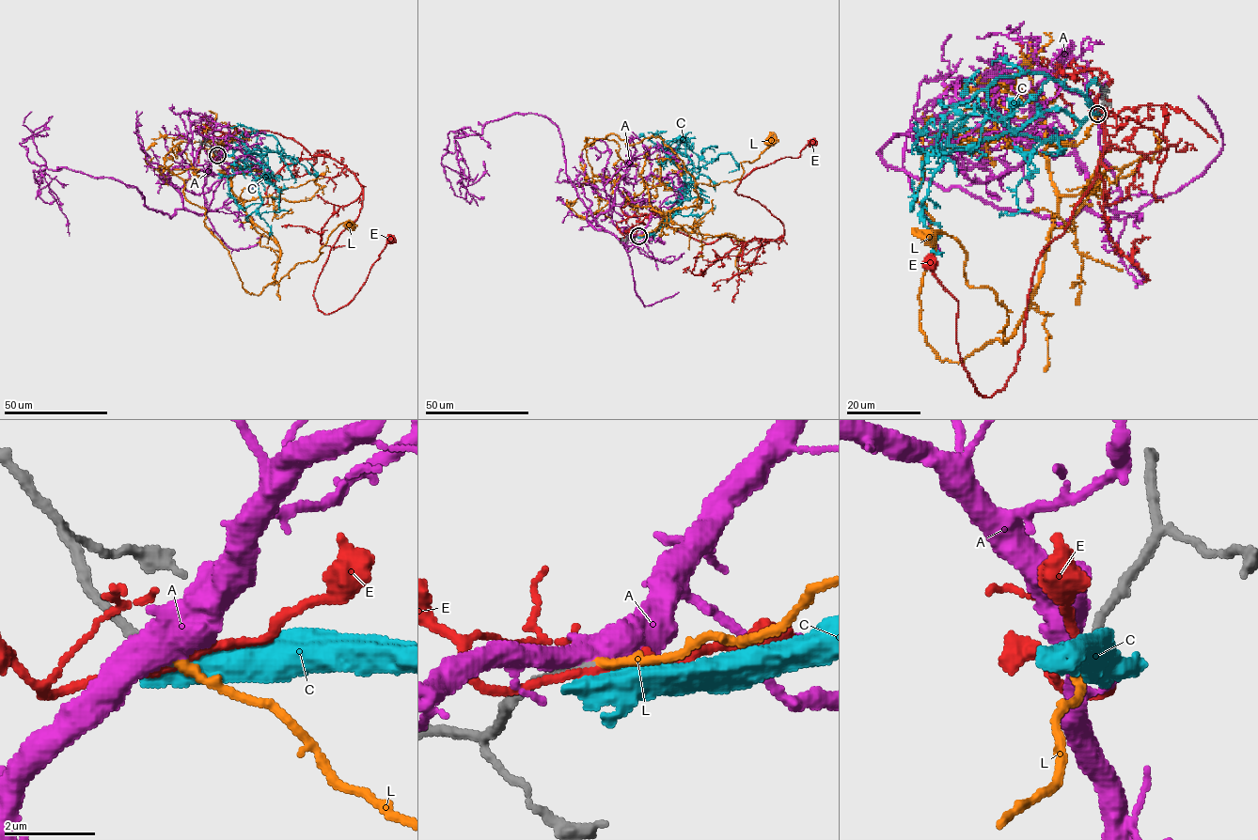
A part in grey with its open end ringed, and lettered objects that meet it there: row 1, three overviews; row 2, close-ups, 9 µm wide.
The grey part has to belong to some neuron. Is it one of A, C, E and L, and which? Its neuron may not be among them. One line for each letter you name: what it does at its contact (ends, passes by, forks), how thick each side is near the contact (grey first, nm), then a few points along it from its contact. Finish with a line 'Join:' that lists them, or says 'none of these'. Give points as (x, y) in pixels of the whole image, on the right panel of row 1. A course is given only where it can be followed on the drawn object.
Join: none of these

